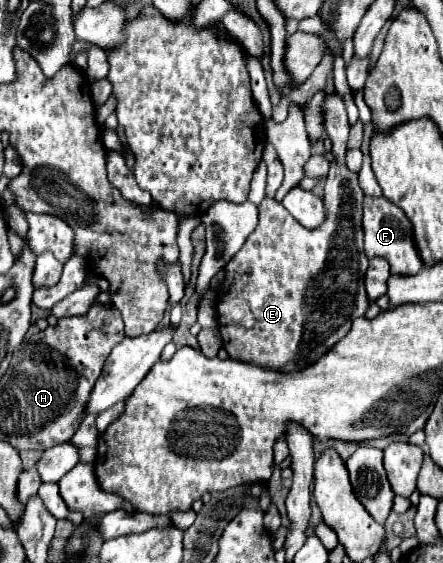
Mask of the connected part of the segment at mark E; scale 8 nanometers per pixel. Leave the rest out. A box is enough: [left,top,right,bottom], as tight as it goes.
[217,93,369,371]

